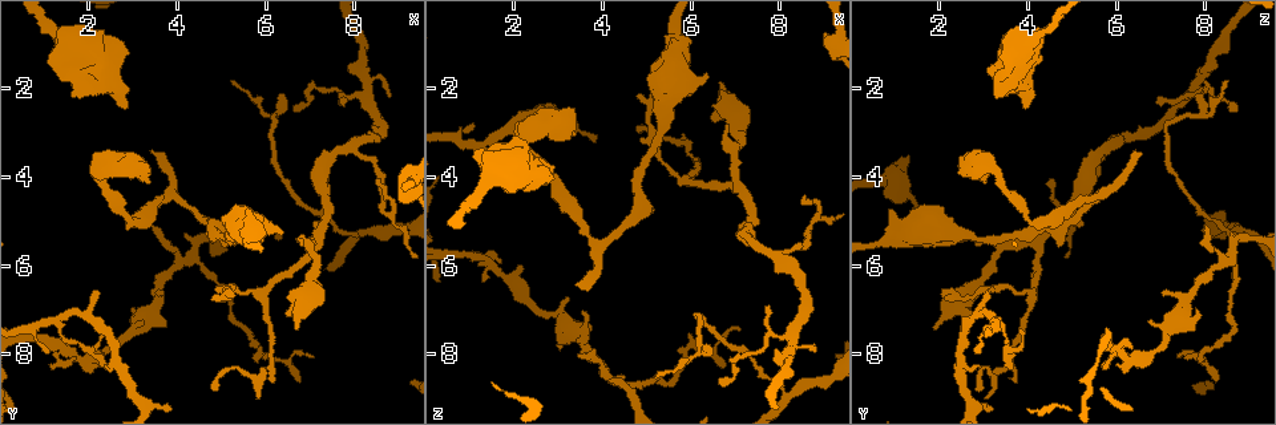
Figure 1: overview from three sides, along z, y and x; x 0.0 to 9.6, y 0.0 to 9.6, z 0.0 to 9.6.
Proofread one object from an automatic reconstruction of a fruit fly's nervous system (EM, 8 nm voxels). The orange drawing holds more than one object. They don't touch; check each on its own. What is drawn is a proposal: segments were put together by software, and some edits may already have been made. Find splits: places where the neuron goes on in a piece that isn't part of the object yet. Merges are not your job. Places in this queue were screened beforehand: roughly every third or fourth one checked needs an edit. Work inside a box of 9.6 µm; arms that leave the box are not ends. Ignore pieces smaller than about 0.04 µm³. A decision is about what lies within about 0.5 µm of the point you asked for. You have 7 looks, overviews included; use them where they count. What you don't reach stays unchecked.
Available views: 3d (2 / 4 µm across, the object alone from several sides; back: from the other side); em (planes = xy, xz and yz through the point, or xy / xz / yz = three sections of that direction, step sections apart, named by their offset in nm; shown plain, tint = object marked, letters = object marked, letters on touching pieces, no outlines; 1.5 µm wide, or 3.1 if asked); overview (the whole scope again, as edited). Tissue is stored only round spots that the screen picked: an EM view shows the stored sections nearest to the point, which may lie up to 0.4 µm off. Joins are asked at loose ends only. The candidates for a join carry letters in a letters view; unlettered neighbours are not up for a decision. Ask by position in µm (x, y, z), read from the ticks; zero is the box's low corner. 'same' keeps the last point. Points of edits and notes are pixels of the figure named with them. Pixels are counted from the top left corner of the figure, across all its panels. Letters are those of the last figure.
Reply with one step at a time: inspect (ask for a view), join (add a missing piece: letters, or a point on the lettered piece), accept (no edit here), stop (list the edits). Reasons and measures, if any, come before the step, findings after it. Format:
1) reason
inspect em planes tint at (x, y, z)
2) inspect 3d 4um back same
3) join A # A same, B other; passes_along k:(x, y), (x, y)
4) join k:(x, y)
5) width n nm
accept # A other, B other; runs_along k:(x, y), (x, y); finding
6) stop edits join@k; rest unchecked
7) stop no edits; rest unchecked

free end
inspect em planes letters at (3.45, 3.35, 6.35)

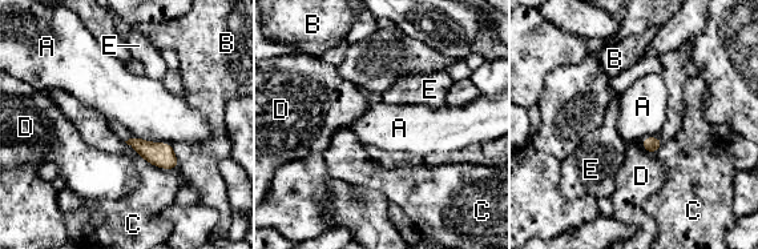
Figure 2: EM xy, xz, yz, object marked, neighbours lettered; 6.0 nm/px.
accept # A other, B other, C other, D other, E other; no lettered piece goes on from it

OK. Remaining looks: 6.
an open end
inspect em 3.1um planes letters at (2.90, 2.40, 3.95)

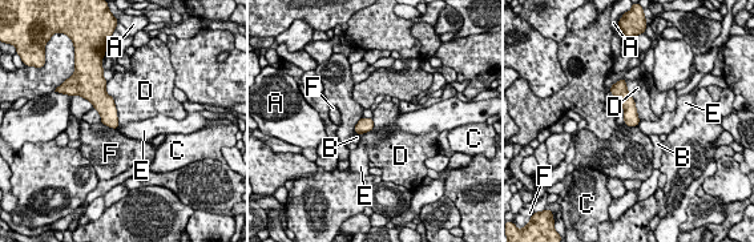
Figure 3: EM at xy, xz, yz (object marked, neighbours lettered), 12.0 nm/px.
accept # A other, B other, C other, D other, E other, F other; border 3:(107, 81), (105, 91), (120, 124); no lettered piece goes on from it

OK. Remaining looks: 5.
branch stops here
inspect em planes plain at (3.50, 5.15, 8.05)

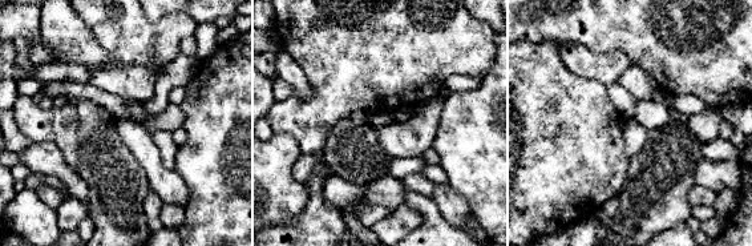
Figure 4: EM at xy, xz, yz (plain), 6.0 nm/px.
see the neighbours
inspect em planes letters same

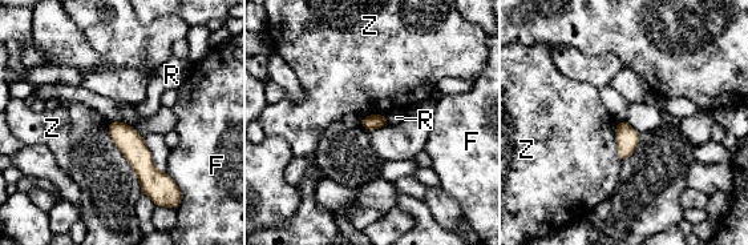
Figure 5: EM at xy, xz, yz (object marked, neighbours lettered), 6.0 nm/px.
accept # F other, R other, Z other; runs_along 5:(110, 124), (133, 147), (158, 193); no lettered piece goes on from it

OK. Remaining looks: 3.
stop no edits; rest unchecked

